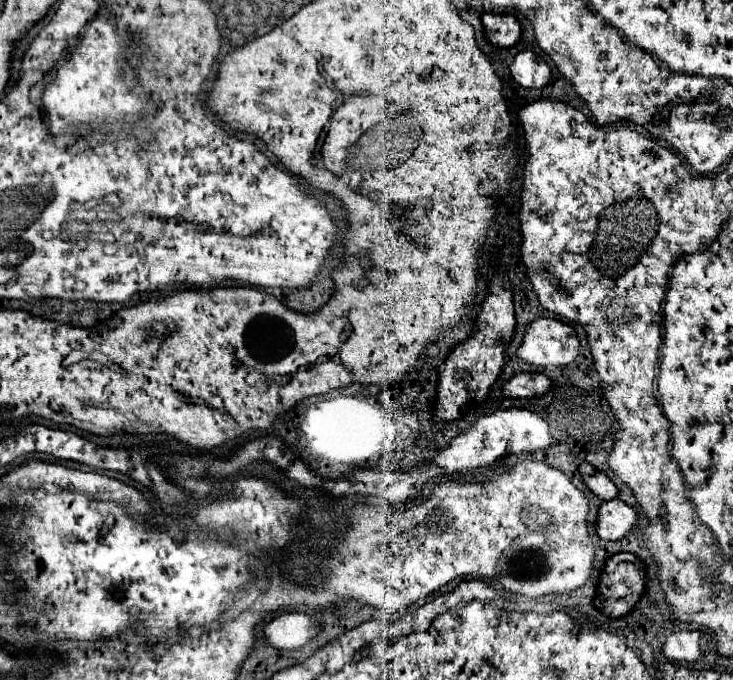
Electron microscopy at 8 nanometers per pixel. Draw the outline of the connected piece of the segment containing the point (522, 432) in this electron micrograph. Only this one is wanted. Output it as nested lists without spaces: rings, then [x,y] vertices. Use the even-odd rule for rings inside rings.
[[[506,409],[506,411],[494,411],[490,415],[480,417],[470,427],[470,431],[458,435],[450,443],[450,447],[442,449],[440,455],[434,459],[434,463],[442,467],[446,475],[456,475],[456,473],[464,475],[466,471],[490,469],[498,459],[504,459],[508,455],[546,451],[552,445],[554,445],[554,437],[550,433],[548,423],[542,419],[542,415],[528,409]]]

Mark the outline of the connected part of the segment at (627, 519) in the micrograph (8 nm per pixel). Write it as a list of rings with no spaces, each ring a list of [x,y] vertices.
[[[620,499],[604,501],[598,511],[598,535],[604,541],[624,539],[638,525],[638,513]]]

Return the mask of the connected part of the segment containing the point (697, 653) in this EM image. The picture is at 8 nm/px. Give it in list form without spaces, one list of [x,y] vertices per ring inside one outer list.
[[[678,631],[672,633],[666,643],[662,645],[664,655],[670,661],[686,661],[686,663],[696,663],[704,657],[700,649],[700,633],[698,631]]]

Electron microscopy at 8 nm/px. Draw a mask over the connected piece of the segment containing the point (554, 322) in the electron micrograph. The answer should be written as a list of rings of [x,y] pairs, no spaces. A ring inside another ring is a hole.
[[[550,317],[536,319],[524,333],[518,357],[538,367],[564,367],[580,357],[580,339],[576,331],[564,321]]]

